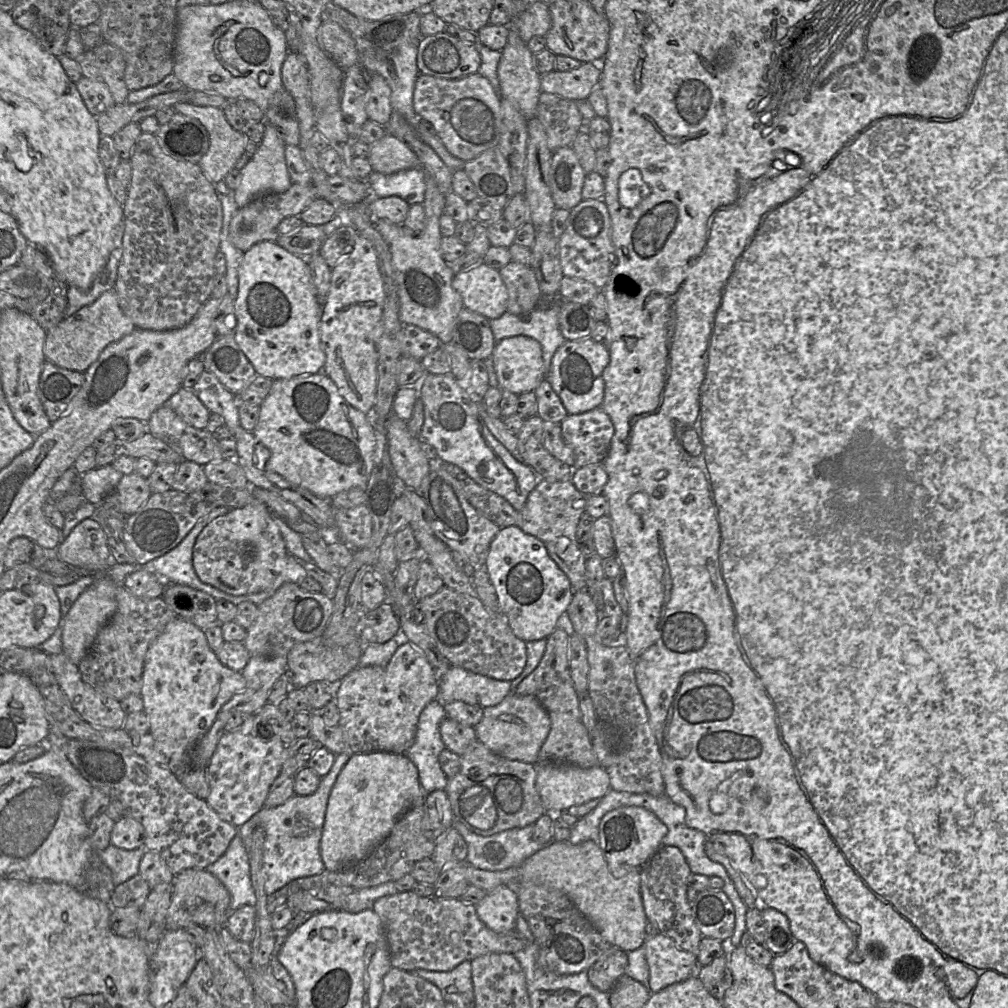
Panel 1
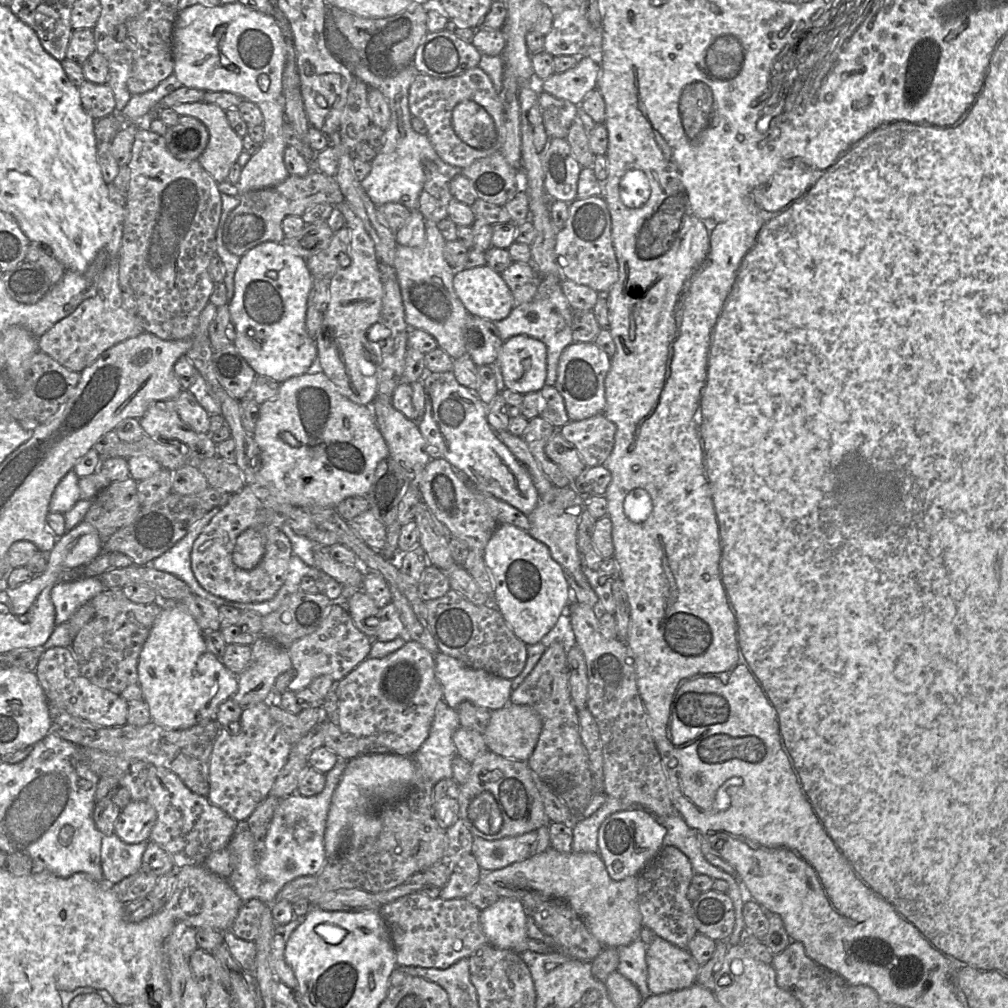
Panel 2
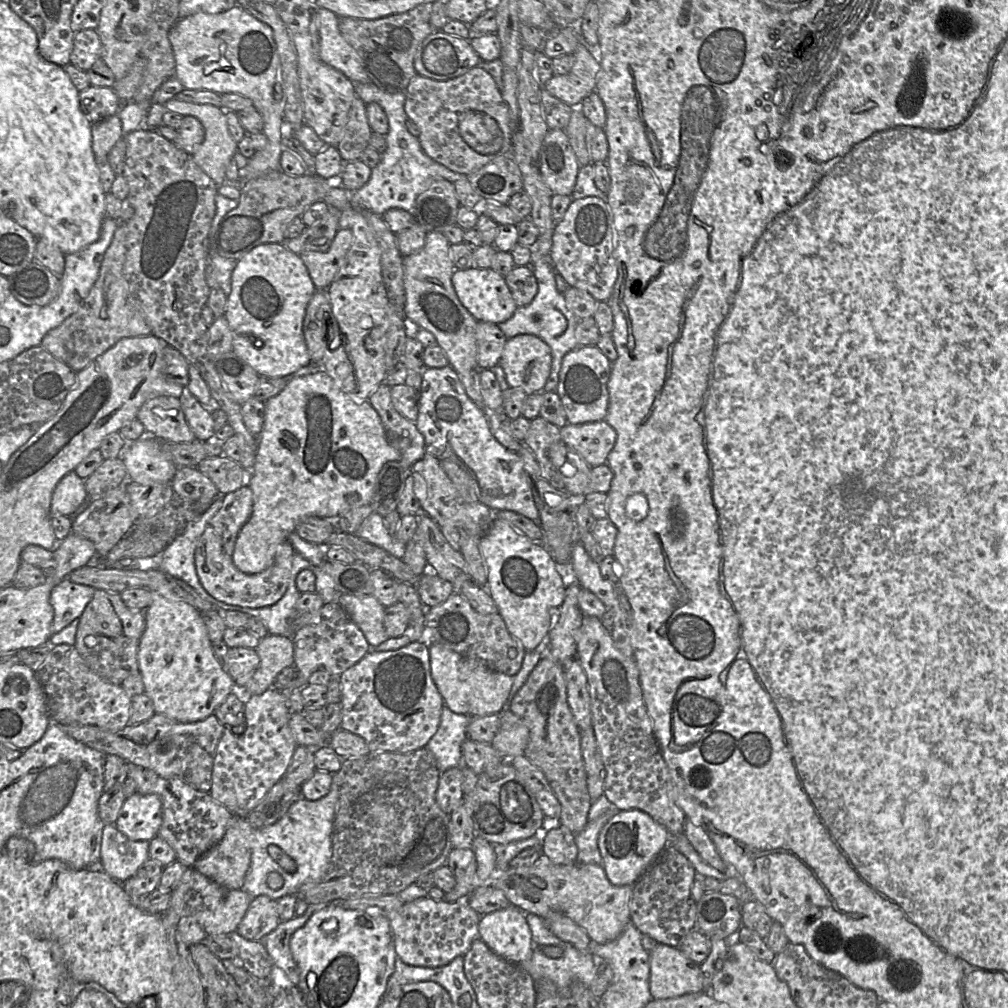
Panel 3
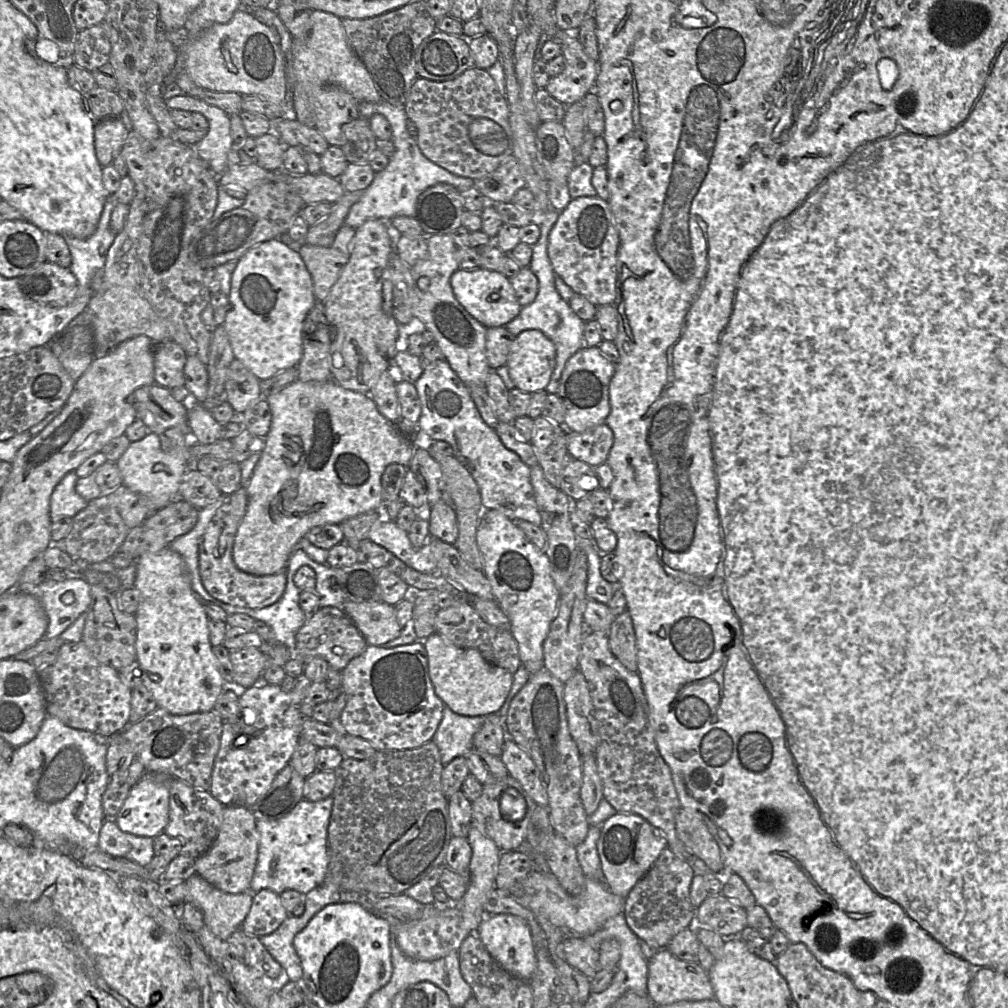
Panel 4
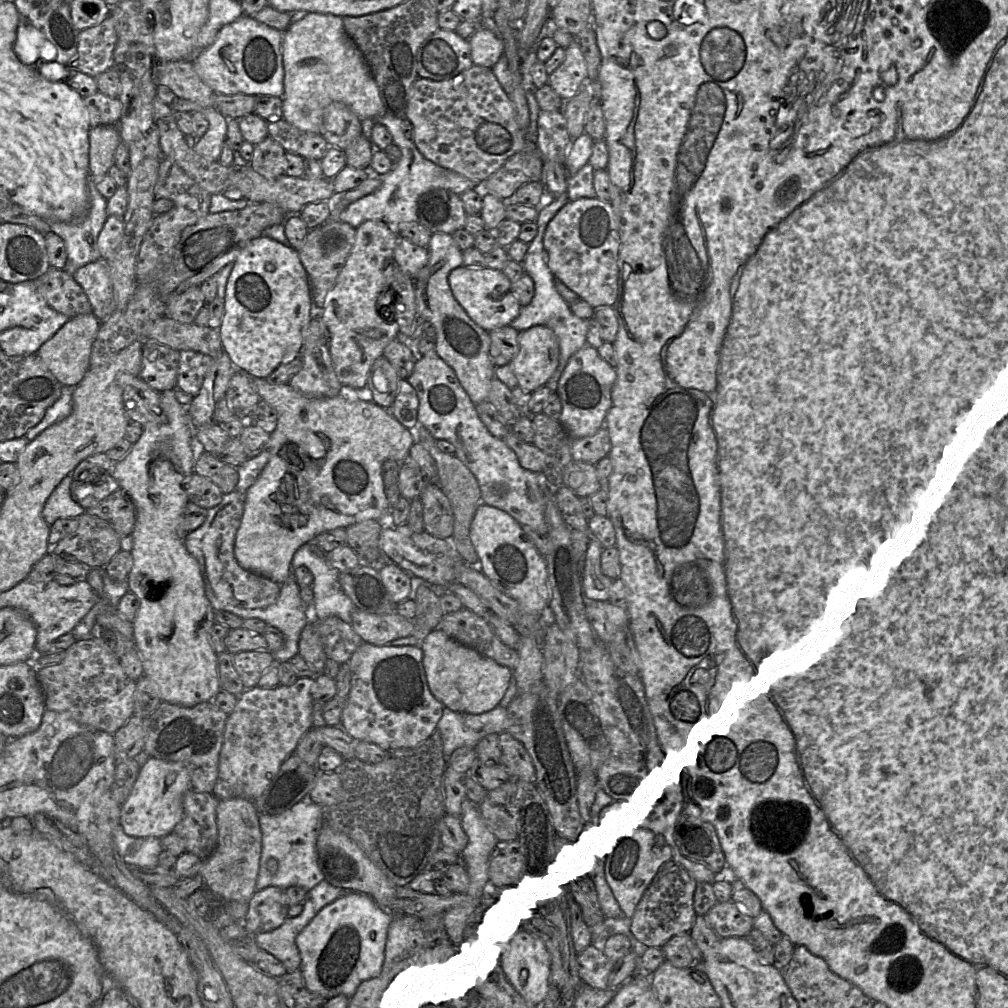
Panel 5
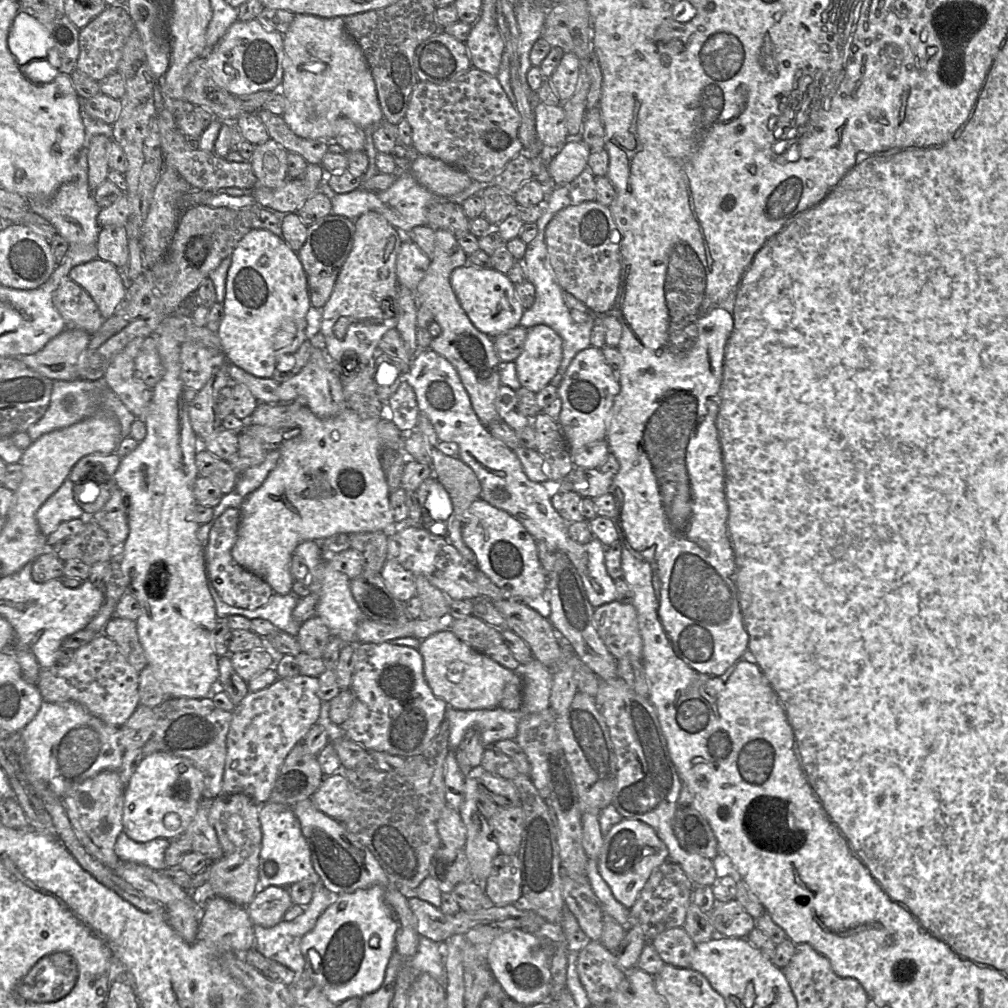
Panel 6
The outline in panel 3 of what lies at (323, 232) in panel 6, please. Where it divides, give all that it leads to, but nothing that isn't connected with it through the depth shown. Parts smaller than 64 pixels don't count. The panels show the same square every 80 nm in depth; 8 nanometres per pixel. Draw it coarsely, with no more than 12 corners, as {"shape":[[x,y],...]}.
{"shape":[[339,229],[327,251],[299,255],[317,290],[330,286],[352,241]]}

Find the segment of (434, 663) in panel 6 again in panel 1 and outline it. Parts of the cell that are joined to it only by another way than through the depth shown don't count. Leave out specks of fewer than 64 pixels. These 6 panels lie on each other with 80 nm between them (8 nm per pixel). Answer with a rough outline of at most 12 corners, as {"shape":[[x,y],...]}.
{"shape":[[458,666],[439,674],[443,703],[499,704],[511,682]]}

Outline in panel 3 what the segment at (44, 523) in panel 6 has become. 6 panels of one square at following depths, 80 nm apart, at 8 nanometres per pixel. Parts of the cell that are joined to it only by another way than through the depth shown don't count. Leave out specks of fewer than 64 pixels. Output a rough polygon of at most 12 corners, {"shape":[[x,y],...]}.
{"shape":[[72,471],[56,485],[52,516],[71,516],[88,501],[84,480]]}

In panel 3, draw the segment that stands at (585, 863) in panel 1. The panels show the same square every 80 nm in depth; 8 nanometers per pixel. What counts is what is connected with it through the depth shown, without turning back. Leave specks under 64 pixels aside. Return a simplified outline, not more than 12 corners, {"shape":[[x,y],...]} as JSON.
{"shape":[[597,864],[496,868],[490,886],[544,918],[561,912],[600,944],[631,922],[633,885]]}

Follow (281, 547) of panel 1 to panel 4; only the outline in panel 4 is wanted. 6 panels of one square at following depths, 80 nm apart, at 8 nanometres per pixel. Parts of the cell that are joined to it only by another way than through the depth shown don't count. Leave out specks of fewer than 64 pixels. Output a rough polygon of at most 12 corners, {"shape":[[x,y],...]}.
{"shape":[[245,487],[230,494],[198,543],[207,592],[260,609],[283,595],[286,570],[239,570],[232,549],[246,513]]}

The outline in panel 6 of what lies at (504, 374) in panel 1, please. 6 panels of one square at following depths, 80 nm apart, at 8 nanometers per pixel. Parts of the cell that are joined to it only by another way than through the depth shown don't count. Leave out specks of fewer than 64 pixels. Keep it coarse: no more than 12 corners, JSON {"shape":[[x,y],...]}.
{"shape":[[545,324],[528,330],[514,361],[538,393],[558,372],[563,341]]}

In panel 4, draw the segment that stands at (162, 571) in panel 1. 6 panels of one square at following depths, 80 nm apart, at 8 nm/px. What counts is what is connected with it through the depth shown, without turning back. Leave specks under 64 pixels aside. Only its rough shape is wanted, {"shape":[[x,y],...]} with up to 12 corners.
{"shape":[[229,495],[200,509],[194,528],[169,545],[183,558],[192,590],[202,600],[208,592],[199,572],[198,543]]}

